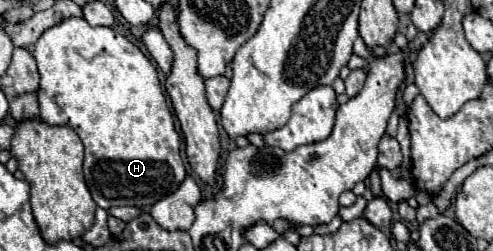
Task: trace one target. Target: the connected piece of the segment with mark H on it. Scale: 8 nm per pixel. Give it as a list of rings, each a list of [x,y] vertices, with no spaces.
[[[69,17],[39,37],[33,57],[41,75],[37,91],[41,119],[49,125],[69,125],[79,133],[85,145],[85,183],[99,207],[109,209],[131,205],[149,211],[155,201],[161,201],[179,189],[185,179],[181,139],[175,131],[175,121],[167,107],[157,69],[139,47],[111,27],[91,27],[83,17]]]

